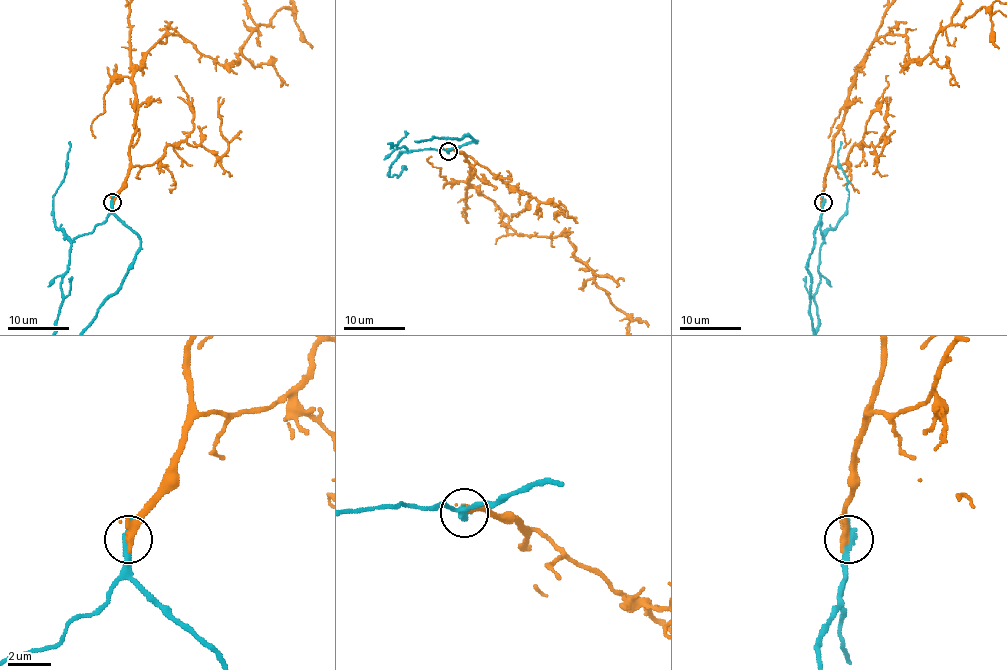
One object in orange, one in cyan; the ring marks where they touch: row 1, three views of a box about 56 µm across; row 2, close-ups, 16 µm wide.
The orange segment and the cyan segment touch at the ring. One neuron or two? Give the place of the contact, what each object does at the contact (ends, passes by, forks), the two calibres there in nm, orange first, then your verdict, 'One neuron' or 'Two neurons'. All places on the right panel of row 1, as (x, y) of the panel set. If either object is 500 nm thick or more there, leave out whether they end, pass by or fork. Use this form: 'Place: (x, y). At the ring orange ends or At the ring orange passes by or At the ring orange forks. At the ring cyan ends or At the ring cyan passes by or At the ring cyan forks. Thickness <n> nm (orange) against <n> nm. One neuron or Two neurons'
Place: (823, 202). At the ring orange ends. At the ring cyan ends. Thickness 400 nm (orange) against 360 nm. Two neurons

